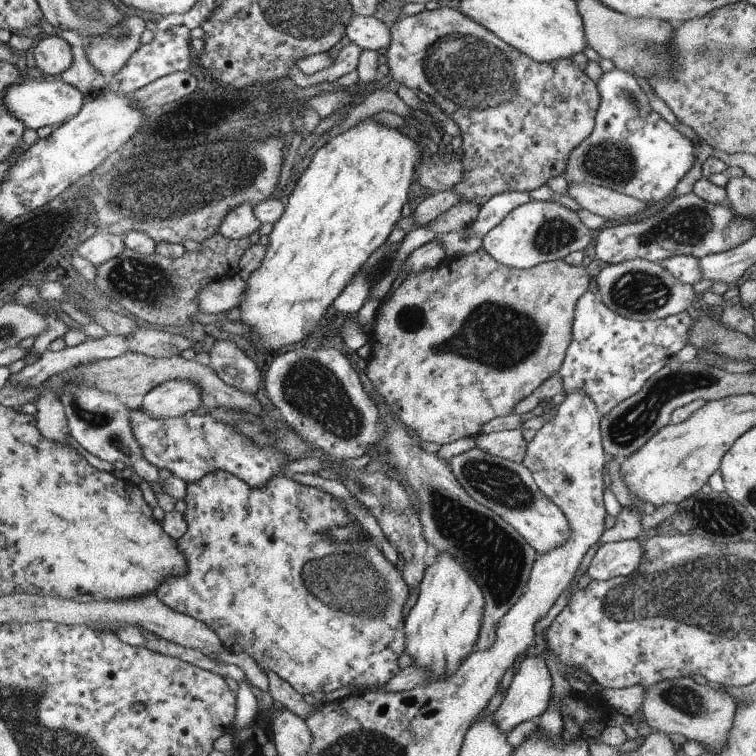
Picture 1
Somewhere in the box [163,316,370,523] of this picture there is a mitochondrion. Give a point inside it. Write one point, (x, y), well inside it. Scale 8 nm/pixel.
(262, 426)

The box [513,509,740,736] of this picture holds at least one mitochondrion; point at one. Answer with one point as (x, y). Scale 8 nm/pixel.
(684, 700)

